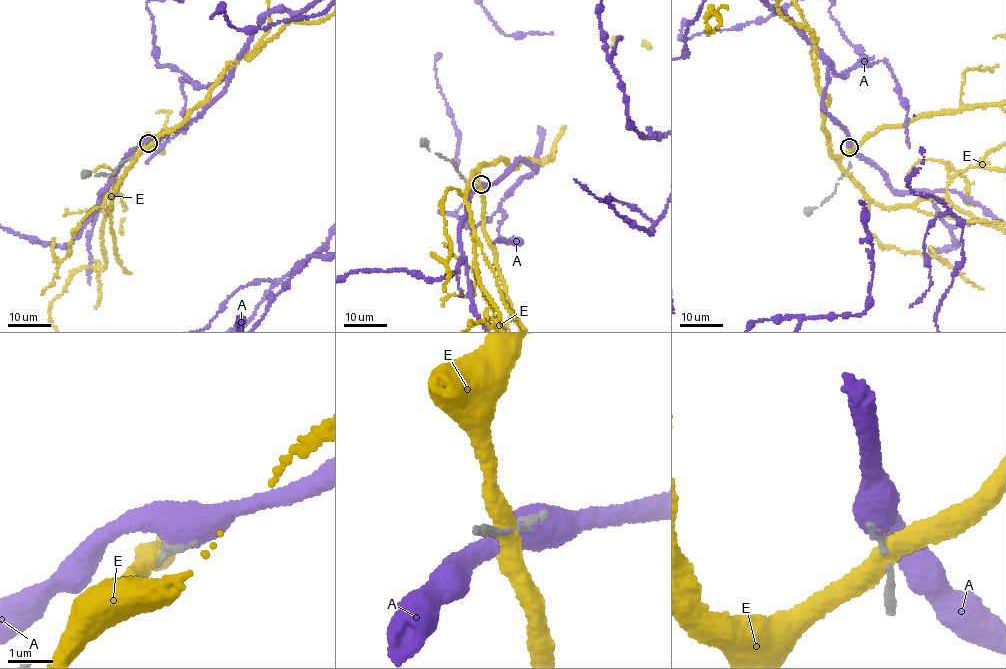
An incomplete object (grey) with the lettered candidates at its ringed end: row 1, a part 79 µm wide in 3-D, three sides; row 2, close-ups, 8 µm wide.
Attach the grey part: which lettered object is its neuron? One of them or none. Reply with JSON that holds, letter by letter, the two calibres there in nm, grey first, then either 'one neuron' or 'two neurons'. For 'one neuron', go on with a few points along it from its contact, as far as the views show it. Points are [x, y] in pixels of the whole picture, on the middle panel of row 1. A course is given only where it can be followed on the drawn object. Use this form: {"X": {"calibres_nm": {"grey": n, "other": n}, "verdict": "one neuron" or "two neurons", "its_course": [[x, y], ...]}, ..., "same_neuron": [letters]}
{"A": {"calibres_nm": {"grey": 160, "other": 420}, "verdict": "one neuron"}, "E": {"calibres_nm": {"grey": 180, "other": 440}, "verdict": "two neurons"}, "same_neuron": ["A"]}

